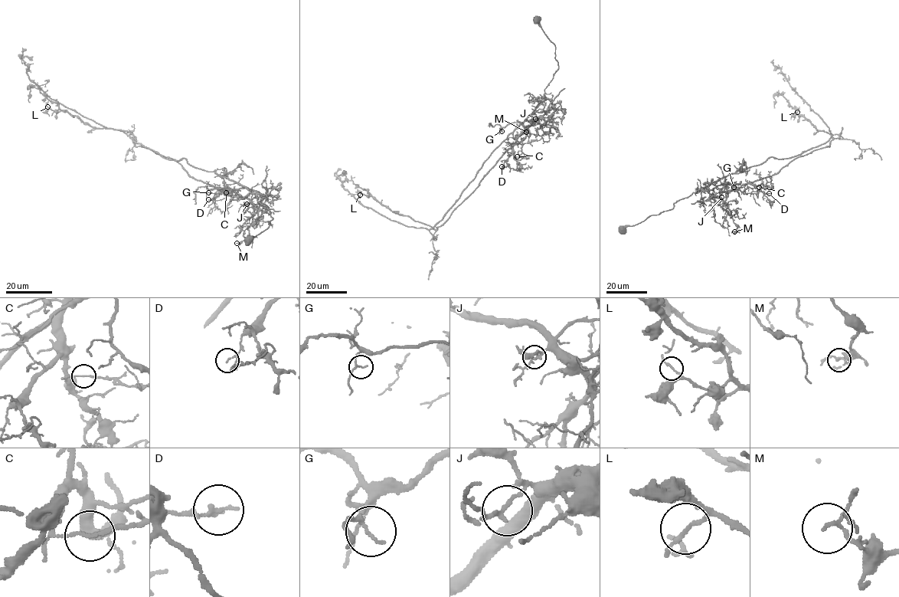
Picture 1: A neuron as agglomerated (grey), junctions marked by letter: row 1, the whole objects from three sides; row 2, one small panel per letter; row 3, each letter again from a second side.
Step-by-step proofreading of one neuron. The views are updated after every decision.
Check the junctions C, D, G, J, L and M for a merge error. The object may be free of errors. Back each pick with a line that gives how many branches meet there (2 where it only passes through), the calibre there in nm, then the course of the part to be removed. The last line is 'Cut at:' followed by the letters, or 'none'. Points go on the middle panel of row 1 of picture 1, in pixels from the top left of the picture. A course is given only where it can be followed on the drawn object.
C: branches 2; calibre 110 nm; course (517, 156), (509, 148), (436, 230), (392, 211), (348, 180), (344, 172)
Cut at: C

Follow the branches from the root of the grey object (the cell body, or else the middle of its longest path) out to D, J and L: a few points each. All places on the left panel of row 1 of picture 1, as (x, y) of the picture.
D: (249, 240), (264, 231), (272, 219), (257, 200), (258, 194), (266, 195), (246, 188), (221, 188), (208, 199)
J: (249, 240), (264, 231), (272, 218), (257, 200), (261, 194), (266, 198), (262, 205), (246, 204)
L: (249, 240), (272, 219), (257, 200), (266, 195), (197, 180), (174, 159), (135, 146), (126, 130), (47, 106)

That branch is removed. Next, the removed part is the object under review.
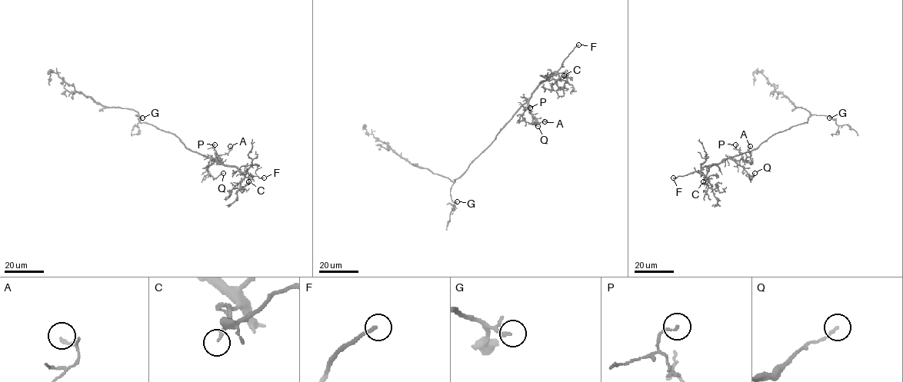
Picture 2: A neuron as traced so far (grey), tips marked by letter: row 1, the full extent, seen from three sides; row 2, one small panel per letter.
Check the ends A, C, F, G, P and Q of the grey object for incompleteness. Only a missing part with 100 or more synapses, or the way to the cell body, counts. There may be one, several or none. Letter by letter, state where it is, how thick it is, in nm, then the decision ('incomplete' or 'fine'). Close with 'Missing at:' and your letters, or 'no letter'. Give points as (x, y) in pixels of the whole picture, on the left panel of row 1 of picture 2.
A: at (230, 146); 150 nm thick; fine
C: at (248, 181); 200 nm thick; fine
F: at (264, 177); 160 nm thick; incomplete
G: at (142, 117); 130 nm thick; fine
P: at (214, 144); 90 nm thick; fine
Q: at (223, 173); 130 nm thick; fine
Missing at: F

